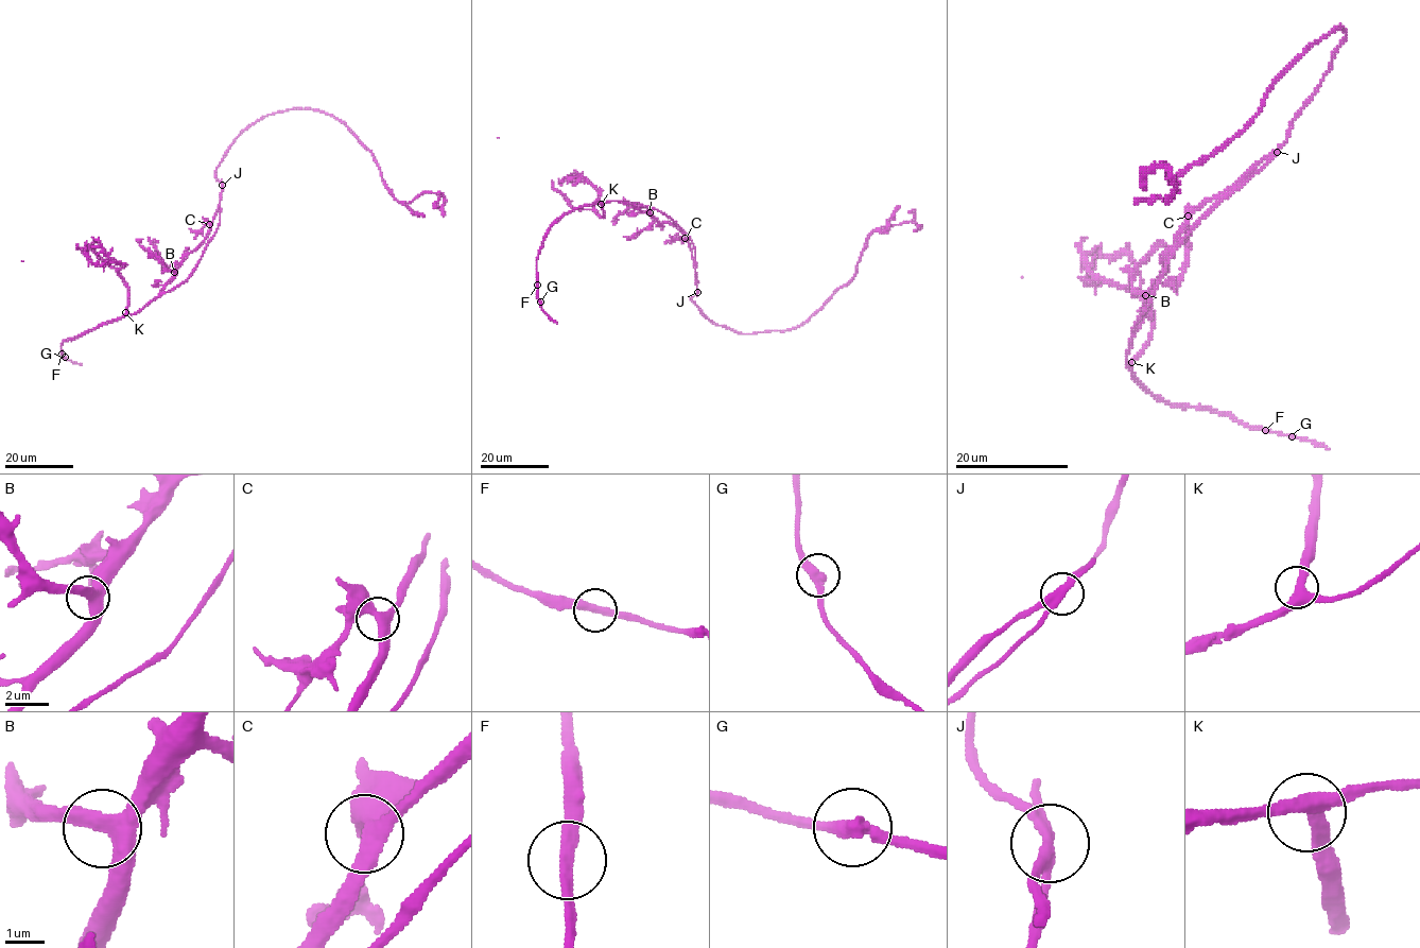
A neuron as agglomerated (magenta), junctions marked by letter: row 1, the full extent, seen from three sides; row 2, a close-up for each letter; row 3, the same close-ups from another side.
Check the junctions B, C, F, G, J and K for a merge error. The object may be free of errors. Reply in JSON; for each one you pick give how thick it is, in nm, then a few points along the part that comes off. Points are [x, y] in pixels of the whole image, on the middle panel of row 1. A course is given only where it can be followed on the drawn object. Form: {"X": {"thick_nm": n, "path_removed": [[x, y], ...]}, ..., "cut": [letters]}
{"J": {"thick_nm": 280, "path_removed": [[698, 292], [694, 247], [661, 211], [620, 201], [577, 207], [551, 226], [537, 259], [541, 309], [557, 323]]}, "cut": ["J"]}

